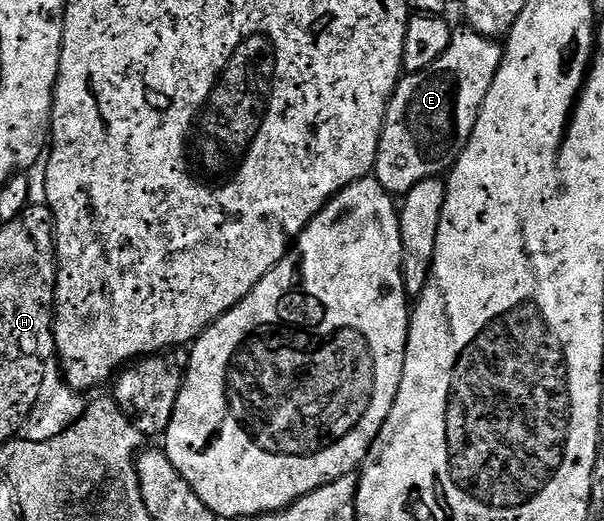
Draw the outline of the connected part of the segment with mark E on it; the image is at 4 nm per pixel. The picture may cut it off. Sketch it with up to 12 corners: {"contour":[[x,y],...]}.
{"contour":[[453,32],[426,71],[401,76],[374,176],[409,193],[468,145],[504,58]]}

